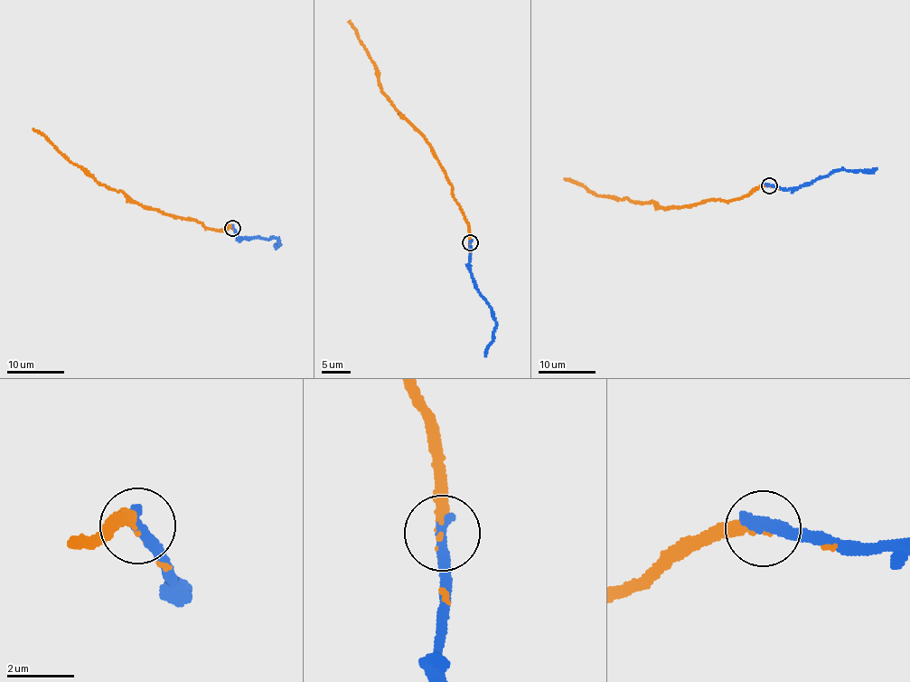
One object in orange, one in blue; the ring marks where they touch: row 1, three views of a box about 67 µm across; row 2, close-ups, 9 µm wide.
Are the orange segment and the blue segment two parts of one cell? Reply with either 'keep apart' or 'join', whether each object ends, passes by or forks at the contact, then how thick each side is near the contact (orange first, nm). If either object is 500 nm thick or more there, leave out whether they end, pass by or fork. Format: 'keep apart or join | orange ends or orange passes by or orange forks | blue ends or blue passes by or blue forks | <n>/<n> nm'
join | orange ends | blue ends | 140/480 nm

